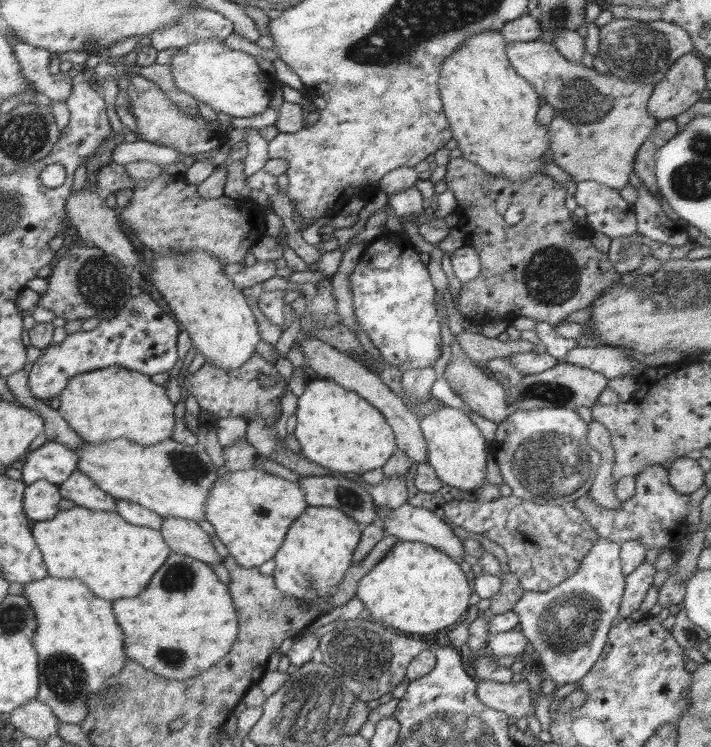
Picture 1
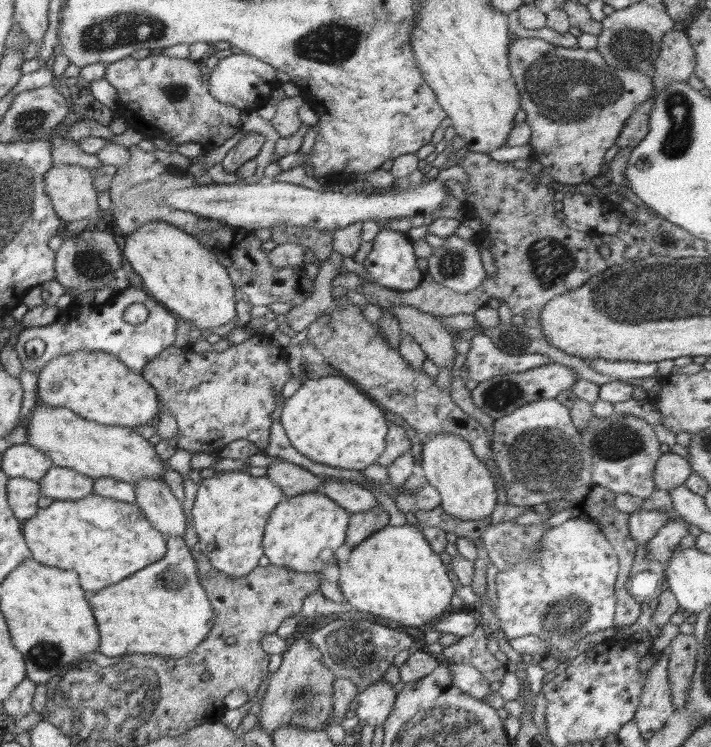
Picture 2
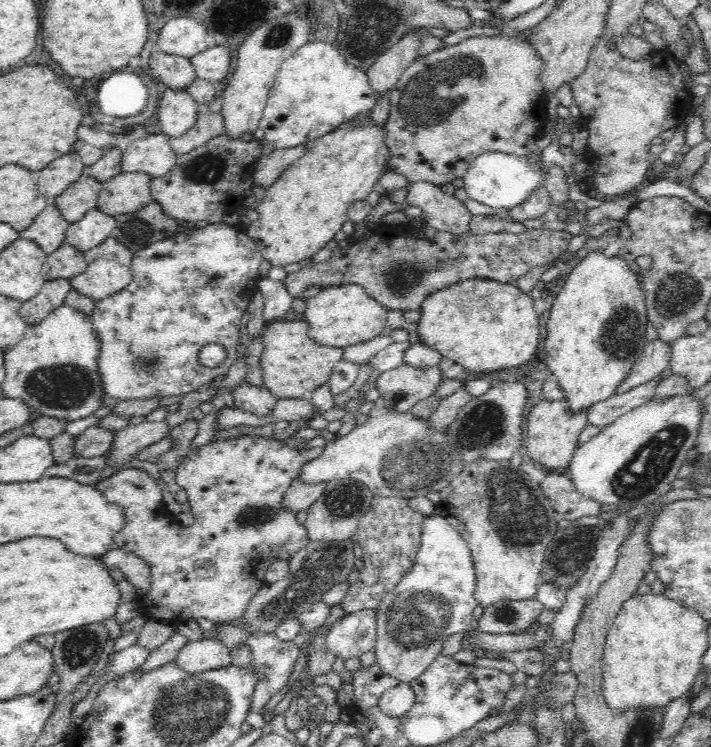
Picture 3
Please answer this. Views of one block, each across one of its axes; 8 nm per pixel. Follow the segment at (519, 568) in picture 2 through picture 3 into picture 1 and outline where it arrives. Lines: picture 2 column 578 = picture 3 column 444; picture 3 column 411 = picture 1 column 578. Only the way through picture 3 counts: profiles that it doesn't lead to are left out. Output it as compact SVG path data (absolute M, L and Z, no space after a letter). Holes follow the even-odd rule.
M598 538L590 552L580 560L580 568L574 576L562 580L548 592L523 590L522 598L514 604L512 611L518 613L521 634L535 649L535 660L539 672L555 684L566 684L582 680L598 660L612 628L612 620L619 614L625 589L625 576L619 560L619 544L606 538Z

